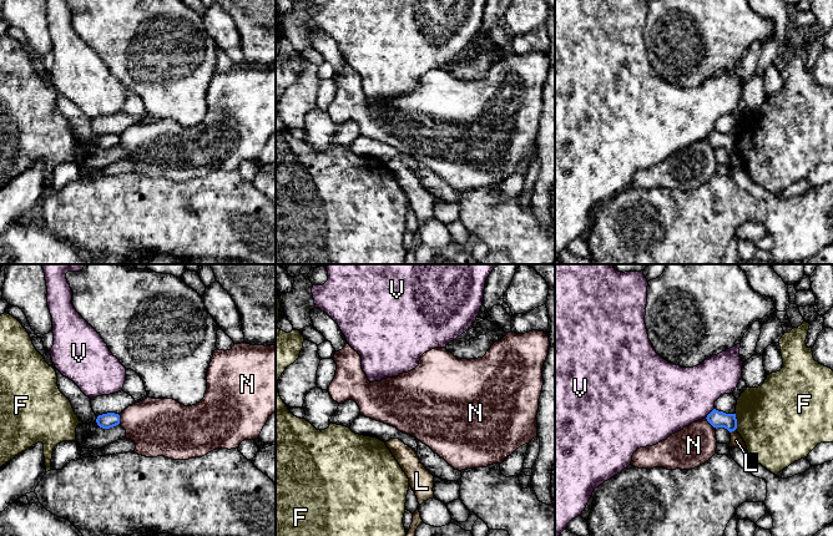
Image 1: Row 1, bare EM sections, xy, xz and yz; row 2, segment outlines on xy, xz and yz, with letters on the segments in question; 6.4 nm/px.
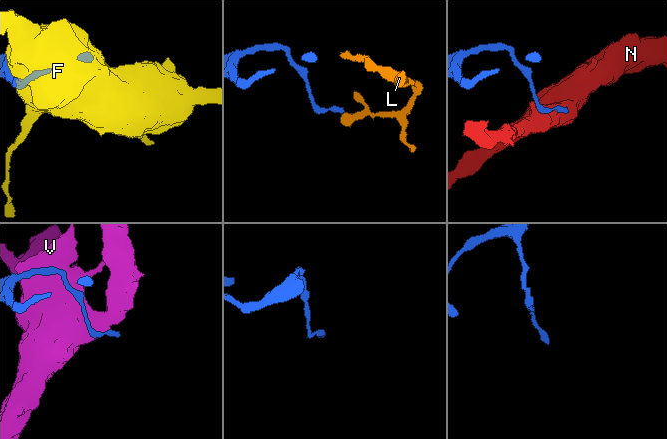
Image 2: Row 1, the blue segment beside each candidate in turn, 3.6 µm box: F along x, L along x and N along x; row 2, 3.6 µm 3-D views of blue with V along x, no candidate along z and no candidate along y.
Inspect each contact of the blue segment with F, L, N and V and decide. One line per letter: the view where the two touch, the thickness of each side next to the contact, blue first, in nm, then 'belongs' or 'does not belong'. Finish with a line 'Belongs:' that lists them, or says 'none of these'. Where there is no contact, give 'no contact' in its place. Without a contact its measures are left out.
F: yz | 110/480 nm | does not belong
L: yz | 110/80 nm | does not belong
N: yz | 110/260 nm | does not belong
V: yz | 110/400 nm | does not belong
Belongs: none of these

